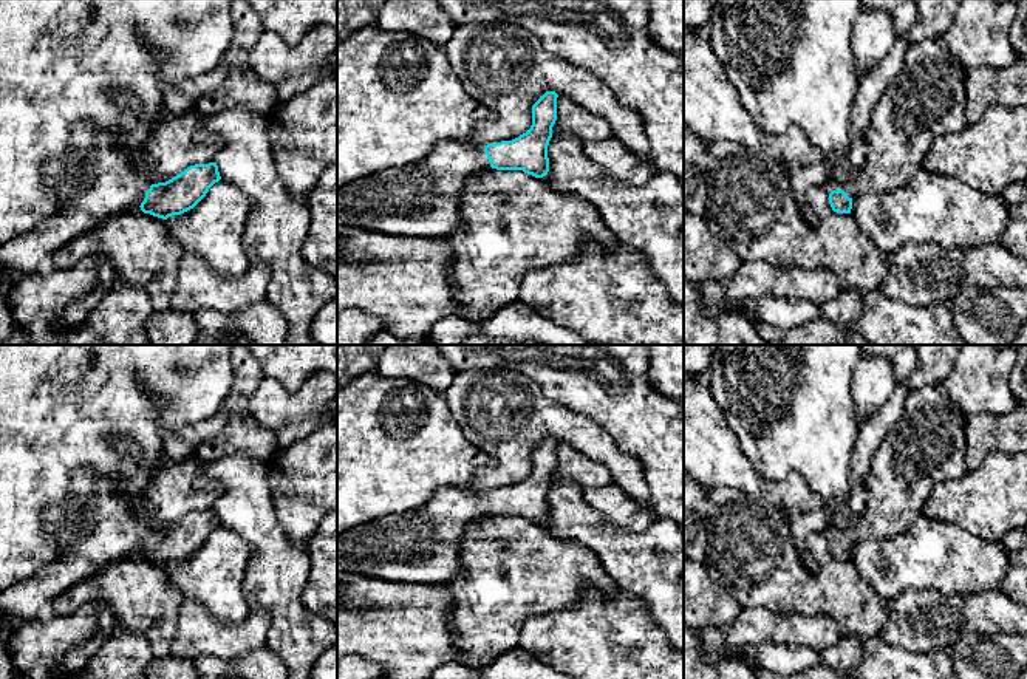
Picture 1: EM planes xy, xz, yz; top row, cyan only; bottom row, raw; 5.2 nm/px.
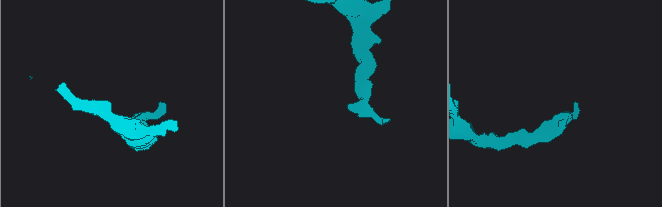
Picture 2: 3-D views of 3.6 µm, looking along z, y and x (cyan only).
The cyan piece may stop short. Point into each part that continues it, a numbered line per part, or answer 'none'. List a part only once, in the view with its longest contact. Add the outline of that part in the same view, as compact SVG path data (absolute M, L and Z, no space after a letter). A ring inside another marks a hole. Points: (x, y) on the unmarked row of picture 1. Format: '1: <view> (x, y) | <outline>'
1: xy (96, 525) | M88 466L71 473L68 500L63 504L45 509L43 527L59 541L60 554L42 569L19 580L0 594L0 614L19 622L45 616L53 599L99 572L108 563L135 557L141 552L145 538L152 532L135 515L133 506L127 501L119 486L97 478L96 472Z

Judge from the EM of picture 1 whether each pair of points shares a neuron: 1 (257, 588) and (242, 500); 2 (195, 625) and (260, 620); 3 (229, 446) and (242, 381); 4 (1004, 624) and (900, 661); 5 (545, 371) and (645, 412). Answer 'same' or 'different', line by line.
1: same
2: same
3: same
4: different
5: same

